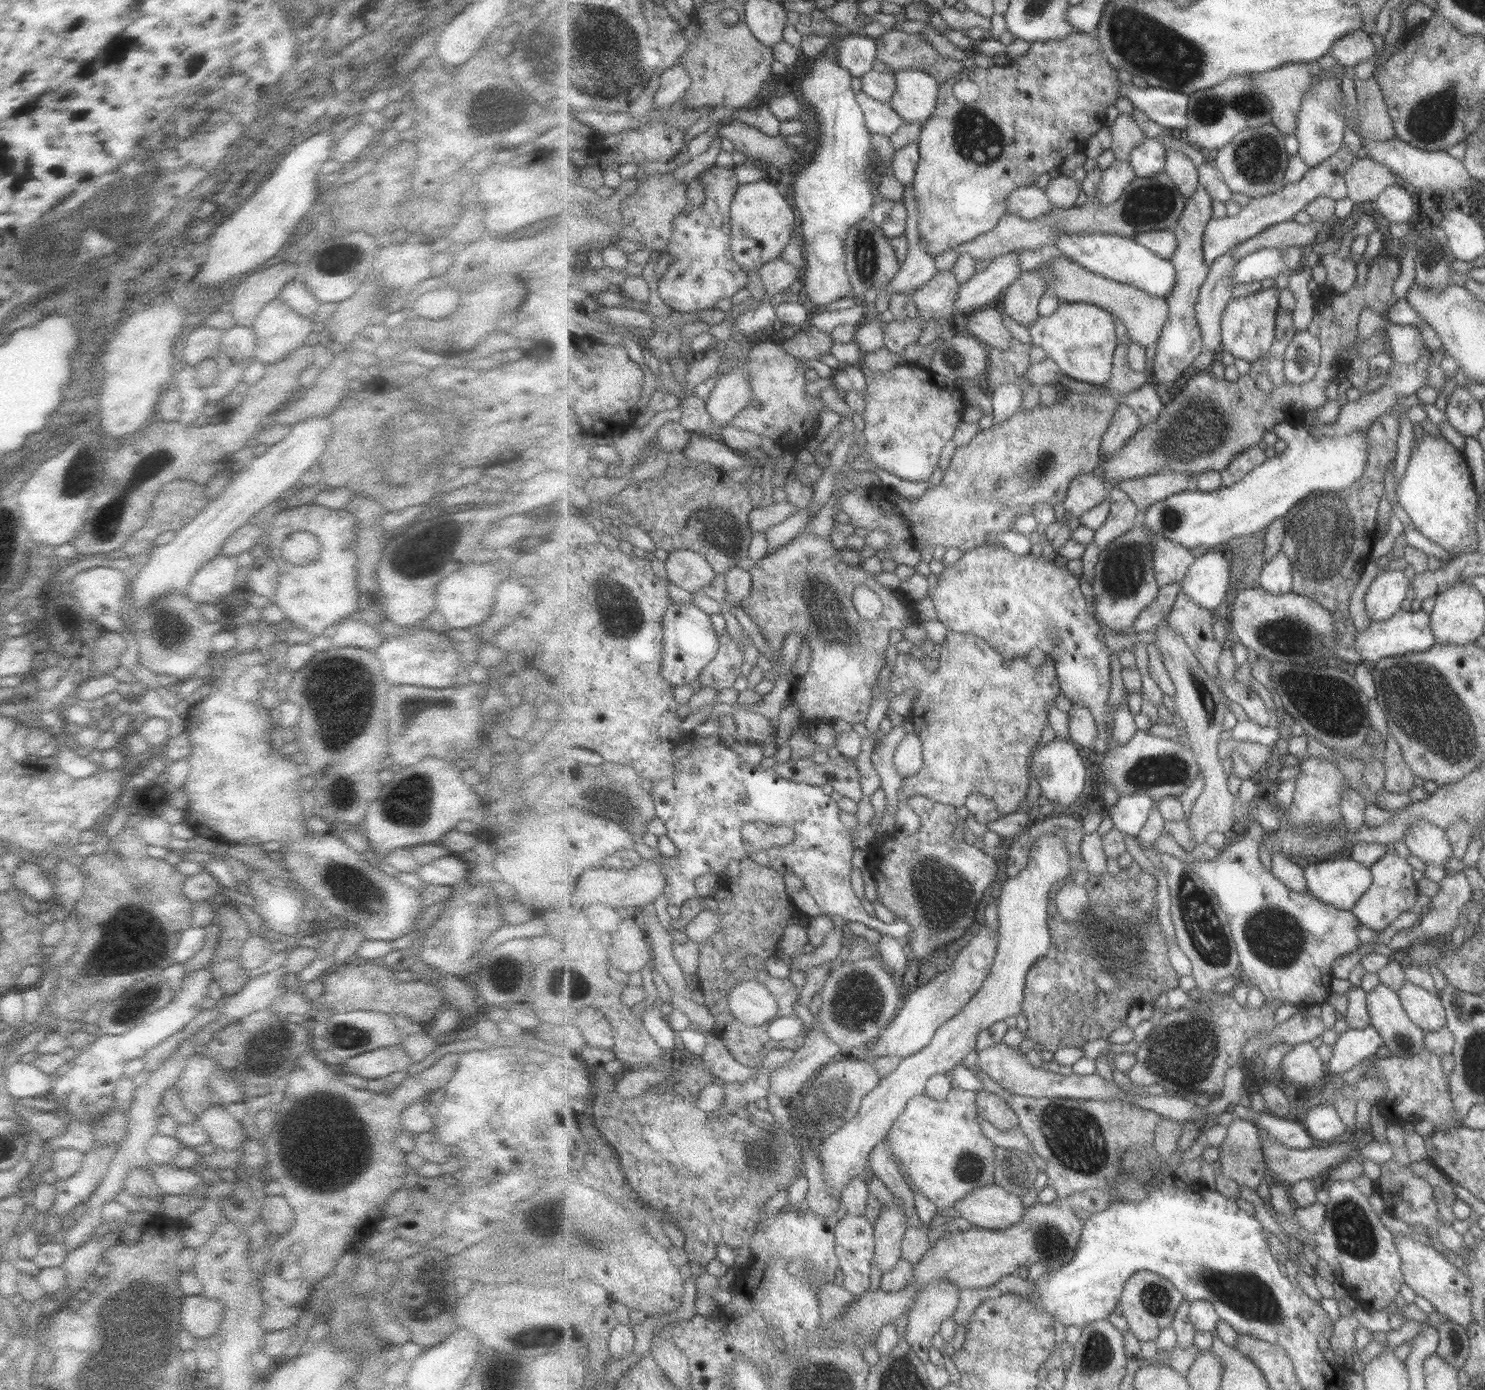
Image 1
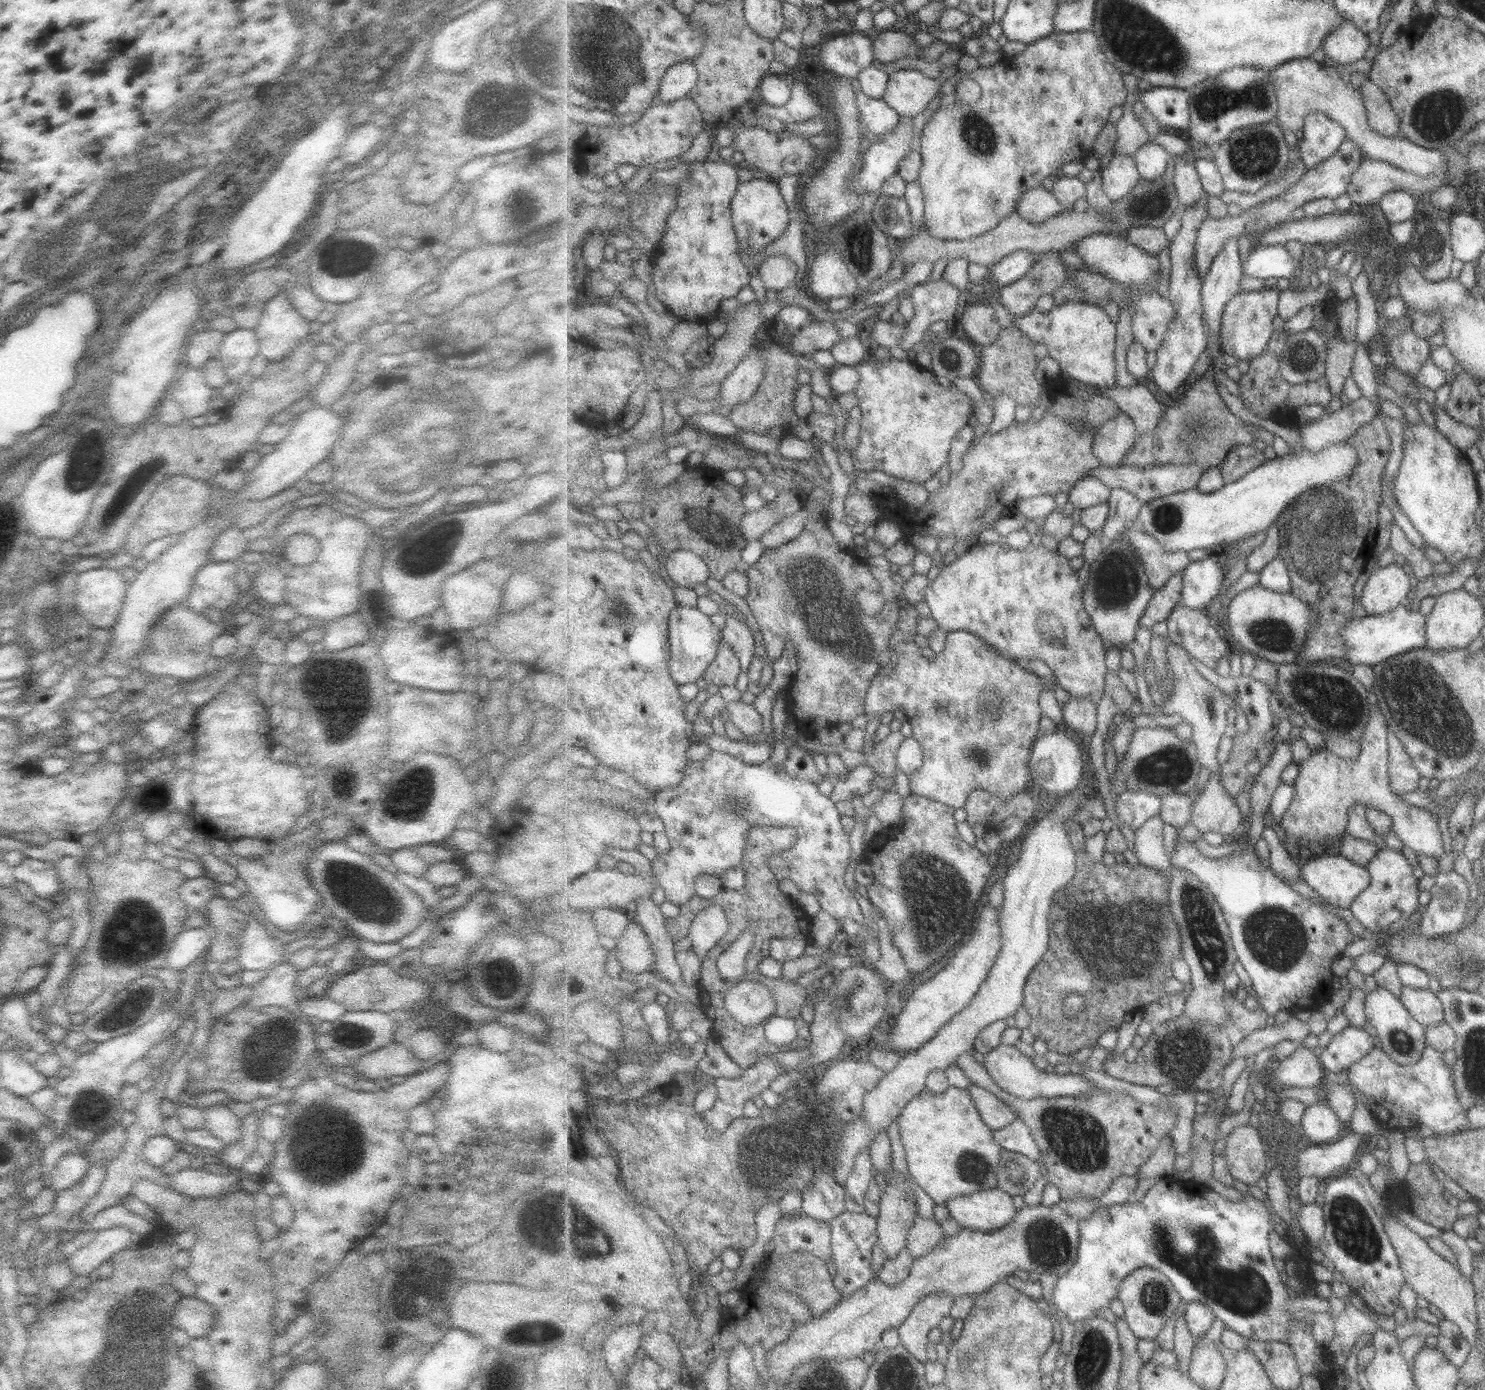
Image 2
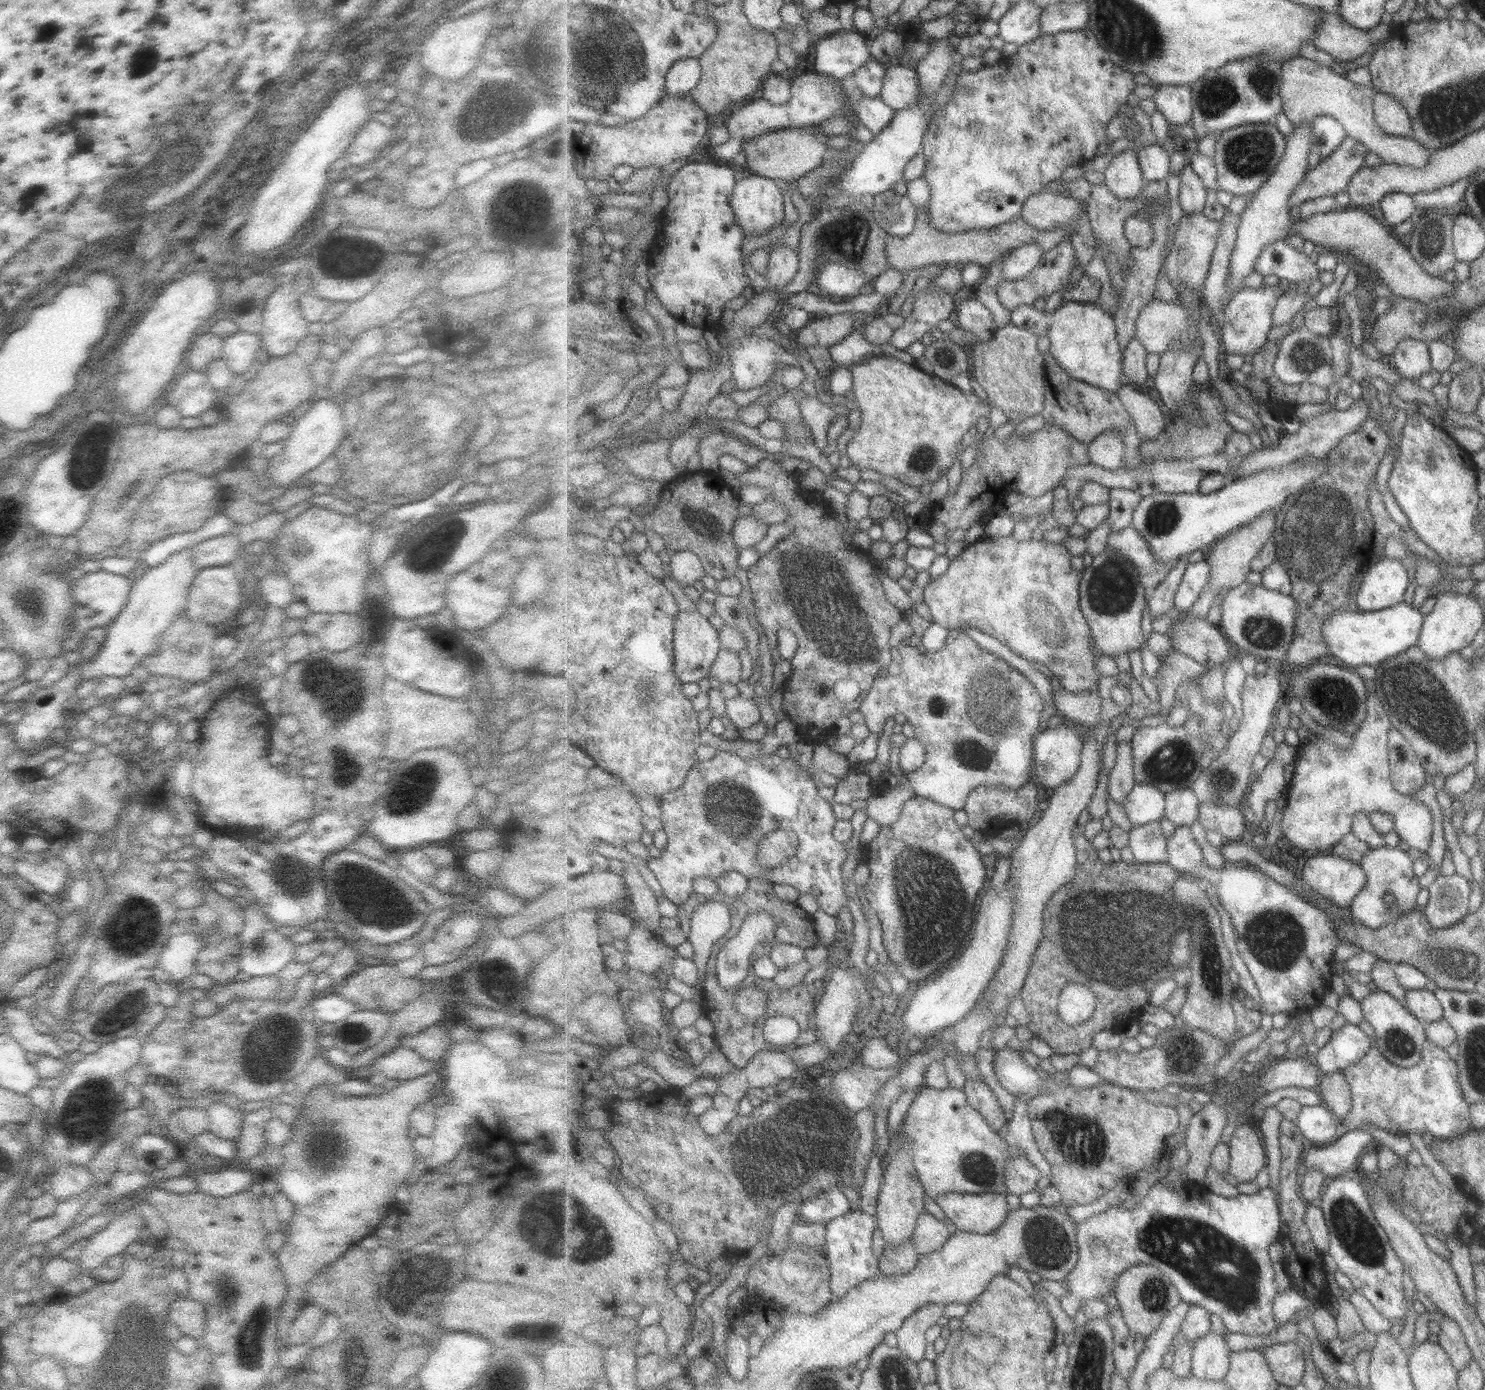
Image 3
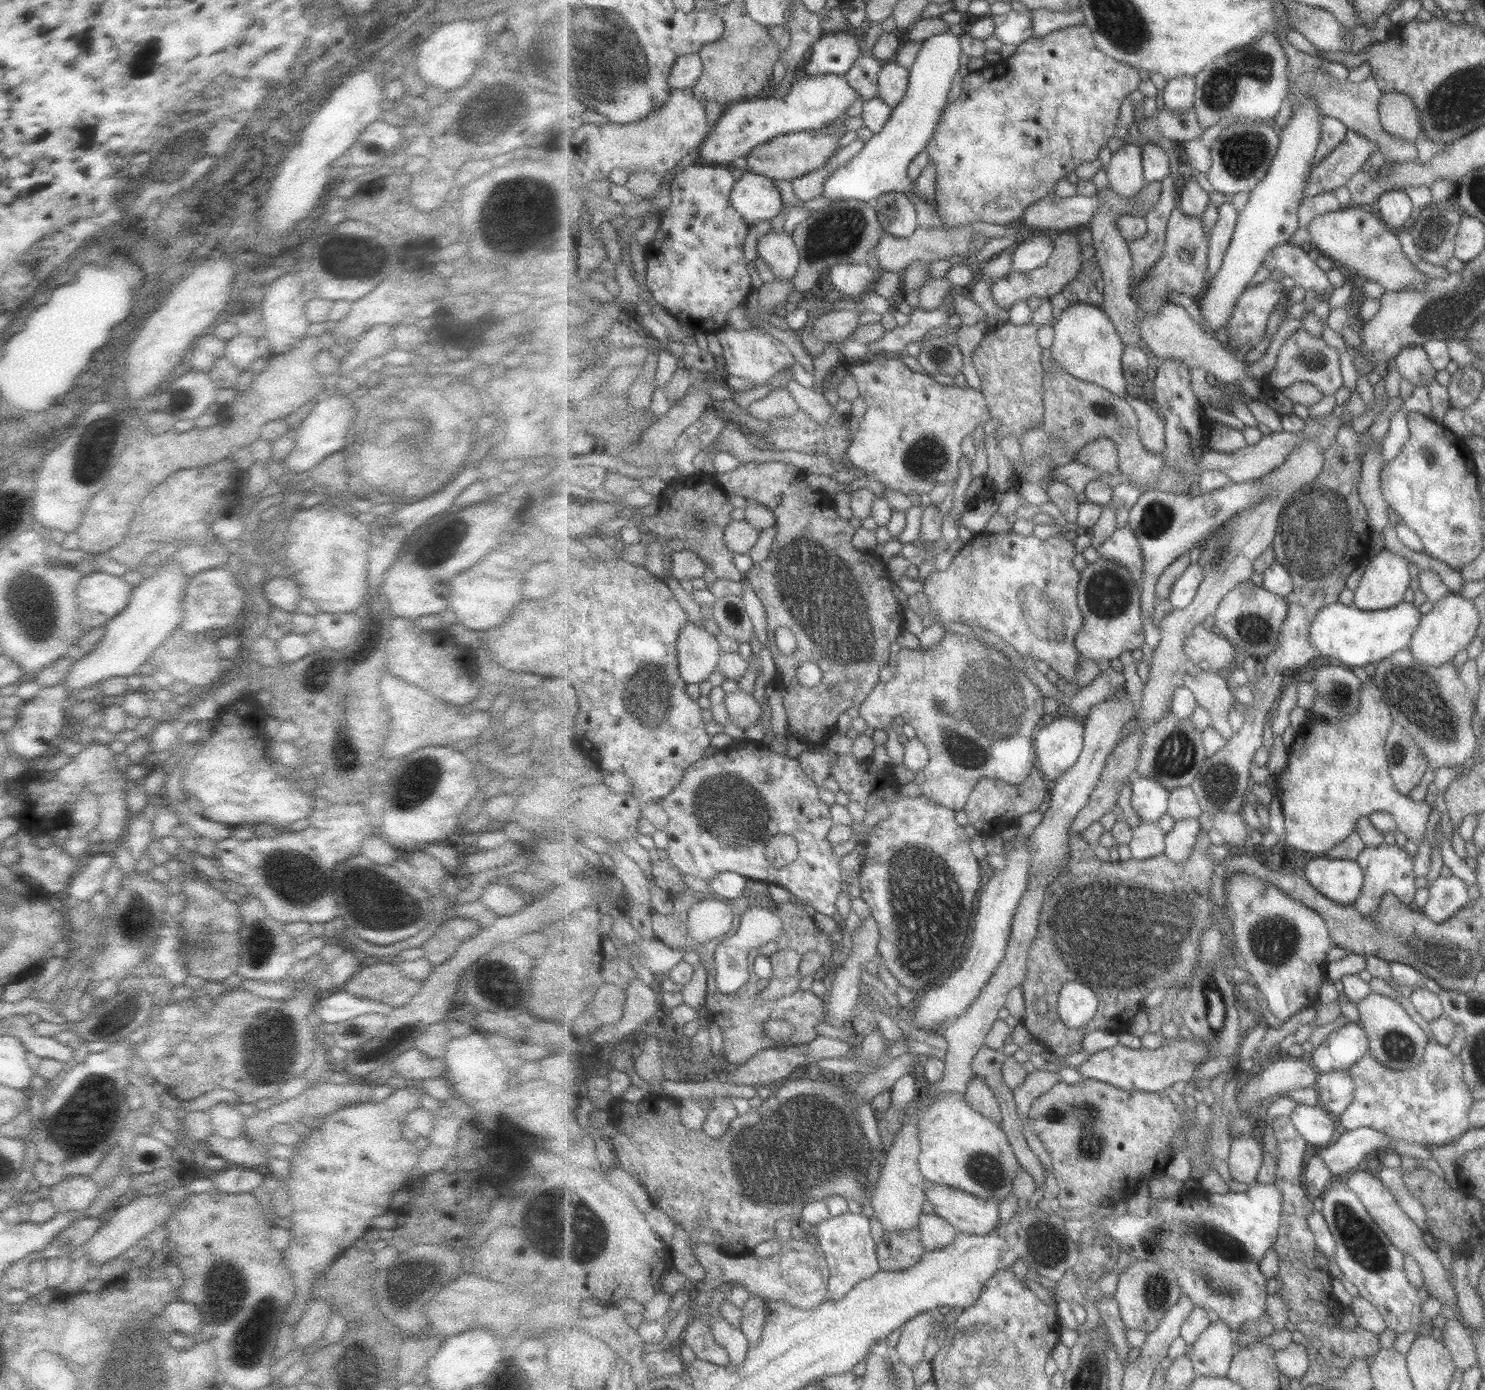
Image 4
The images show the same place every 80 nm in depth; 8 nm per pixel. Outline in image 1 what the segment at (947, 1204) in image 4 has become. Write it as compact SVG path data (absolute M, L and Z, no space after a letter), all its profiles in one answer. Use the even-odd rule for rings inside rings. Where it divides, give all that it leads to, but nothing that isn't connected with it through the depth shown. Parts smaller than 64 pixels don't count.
M993 1183L978 1186L953 1208L974 1227L1004 1229L1023 1221L1026 1208L1021 1197Z

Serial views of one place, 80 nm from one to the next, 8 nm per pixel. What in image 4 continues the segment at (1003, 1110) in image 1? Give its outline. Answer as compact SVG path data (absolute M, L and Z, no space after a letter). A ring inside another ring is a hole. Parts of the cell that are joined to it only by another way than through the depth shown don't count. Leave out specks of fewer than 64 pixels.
M978 1077L971 1080L964 1097L971 1108L989 1117L995 1124L1002 1120L999 1101L985 1080Z

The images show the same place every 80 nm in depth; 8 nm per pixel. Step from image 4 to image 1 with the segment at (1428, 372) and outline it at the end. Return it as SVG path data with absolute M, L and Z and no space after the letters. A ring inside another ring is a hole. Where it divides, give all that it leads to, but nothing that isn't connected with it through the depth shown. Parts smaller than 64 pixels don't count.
M1389 323L1385 332L1388 340L1388 350L1394 358L1395 363L1411 364L1424 351L1424 338L1422 332L1415 326L1403 326Z

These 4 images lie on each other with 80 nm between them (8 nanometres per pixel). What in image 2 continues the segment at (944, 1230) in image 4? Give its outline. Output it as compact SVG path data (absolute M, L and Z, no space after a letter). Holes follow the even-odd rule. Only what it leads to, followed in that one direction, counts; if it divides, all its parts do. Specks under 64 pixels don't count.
M917 1216L914 1227L911 1227L907 1237L906 1249L911 1256L918 1259L933 1250L945 1237L941 1229L941 1218L925 1219Z

